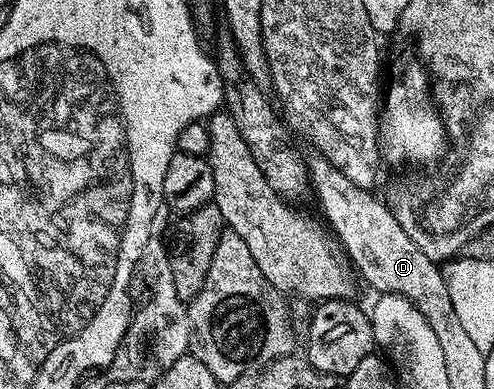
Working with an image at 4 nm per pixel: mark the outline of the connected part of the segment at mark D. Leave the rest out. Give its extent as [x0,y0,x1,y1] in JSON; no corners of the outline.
[310,159,472,351]

